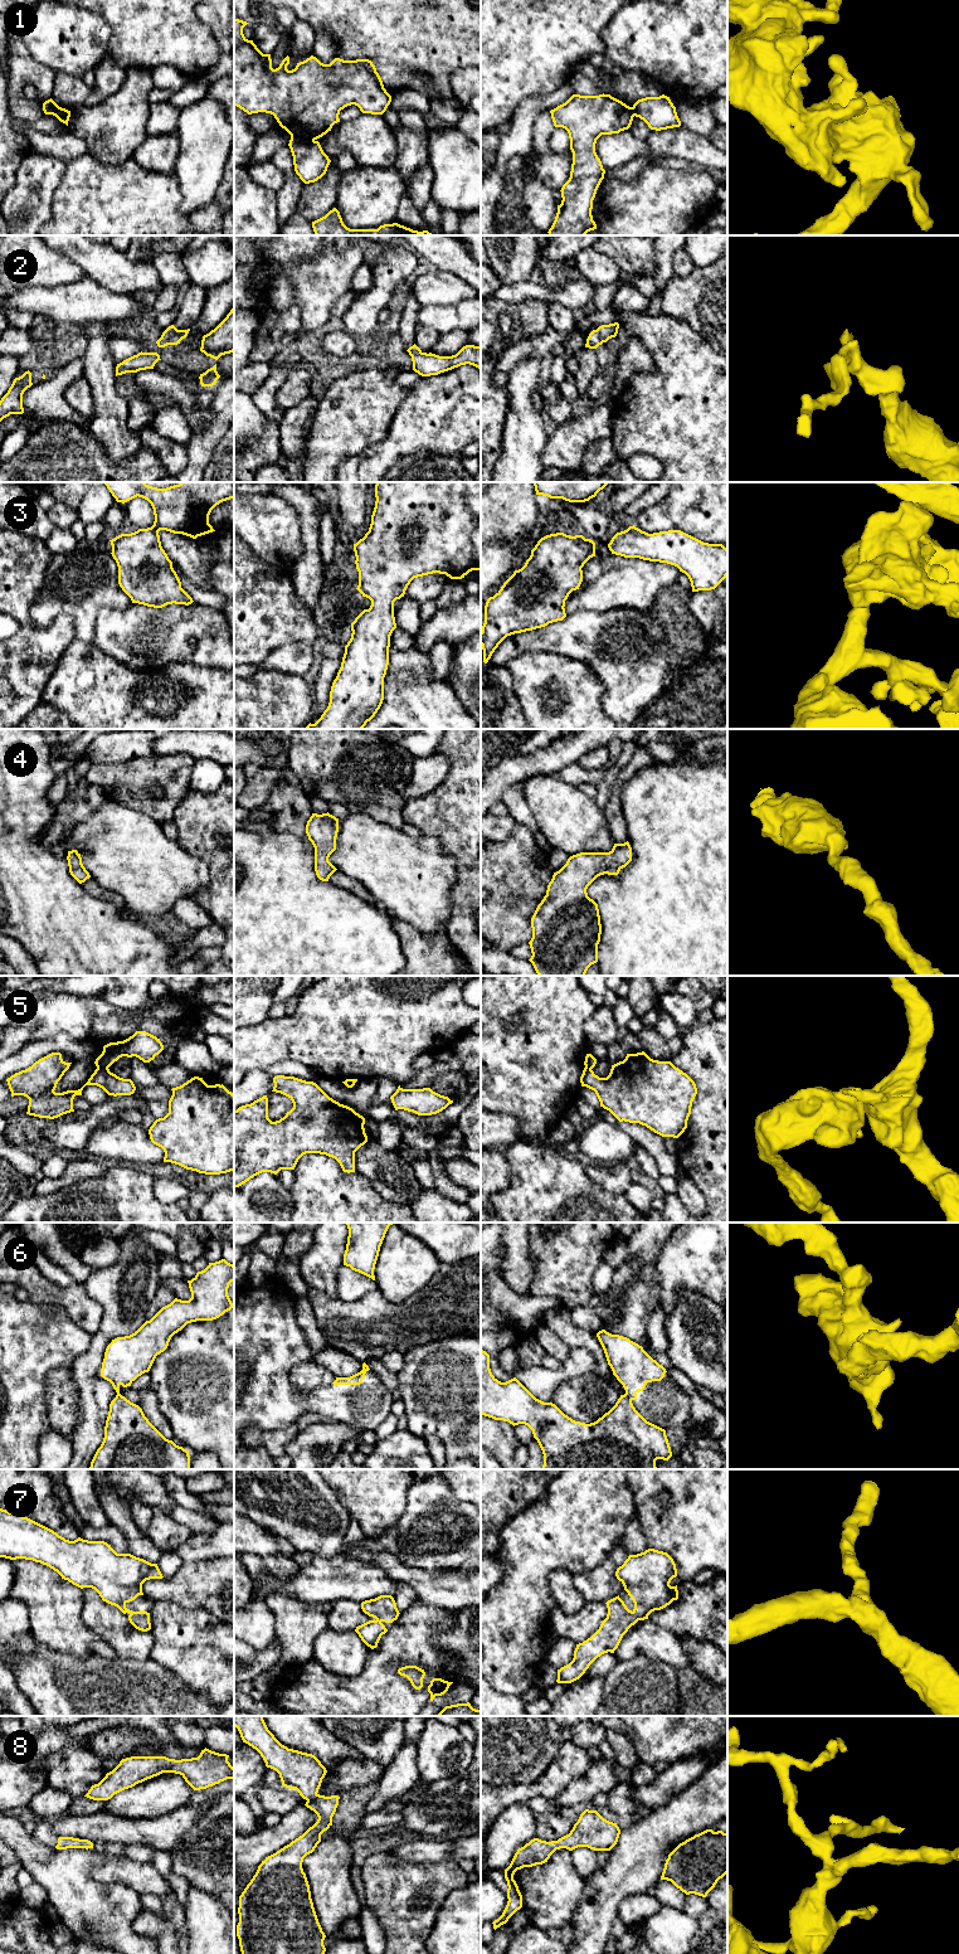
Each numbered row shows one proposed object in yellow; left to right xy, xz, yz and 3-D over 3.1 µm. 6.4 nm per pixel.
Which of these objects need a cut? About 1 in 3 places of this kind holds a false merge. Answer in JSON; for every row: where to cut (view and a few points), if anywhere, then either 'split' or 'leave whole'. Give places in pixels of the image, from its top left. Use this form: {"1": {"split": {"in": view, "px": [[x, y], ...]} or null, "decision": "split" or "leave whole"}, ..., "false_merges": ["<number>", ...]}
{"1": {"split": {"in": "xz", "px": [[291, 136], [314, 140]]}, "decision": "split"}, "2": {"split": null, "decision": "leave whole"}, "3": {"split": null, "decision": "leave whole"}, "4": {"split": null, "decision": "leave whole"}, "5": {"split": {"in": "xy", "px": [[97, 1067], [107, 1069]]}, "decision": "split"}, "6": {"split": {"in": "yz", "px": [[624, 1394], [631, 1400]]}, "decision": "split"}, "7": {"split": null, "decision": "leave whole"}, "8": {"split": null, "decision": "leave whole"}, "false_merges": ["1", "5", "6"]}

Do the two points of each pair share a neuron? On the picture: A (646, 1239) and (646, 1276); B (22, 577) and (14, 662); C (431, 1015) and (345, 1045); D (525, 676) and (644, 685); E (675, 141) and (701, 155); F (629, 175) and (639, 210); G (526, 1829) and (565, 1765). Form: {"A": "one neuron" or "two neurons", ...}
{"A": "one neuron", "B": "one neuron", "C": "one neuron", "D": "two neurons", "E": "one neuron", "F": "two neurons", "G": "two neurons"}

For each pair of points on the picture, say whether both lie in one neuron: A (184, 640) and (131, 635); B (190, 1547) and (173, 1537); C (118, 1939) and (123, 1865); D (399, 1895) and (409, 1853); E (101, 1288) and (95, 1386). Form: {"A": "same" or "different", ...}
{"A": "same", "B": "different", "C": "different", "D": "different", "E": "same"}

